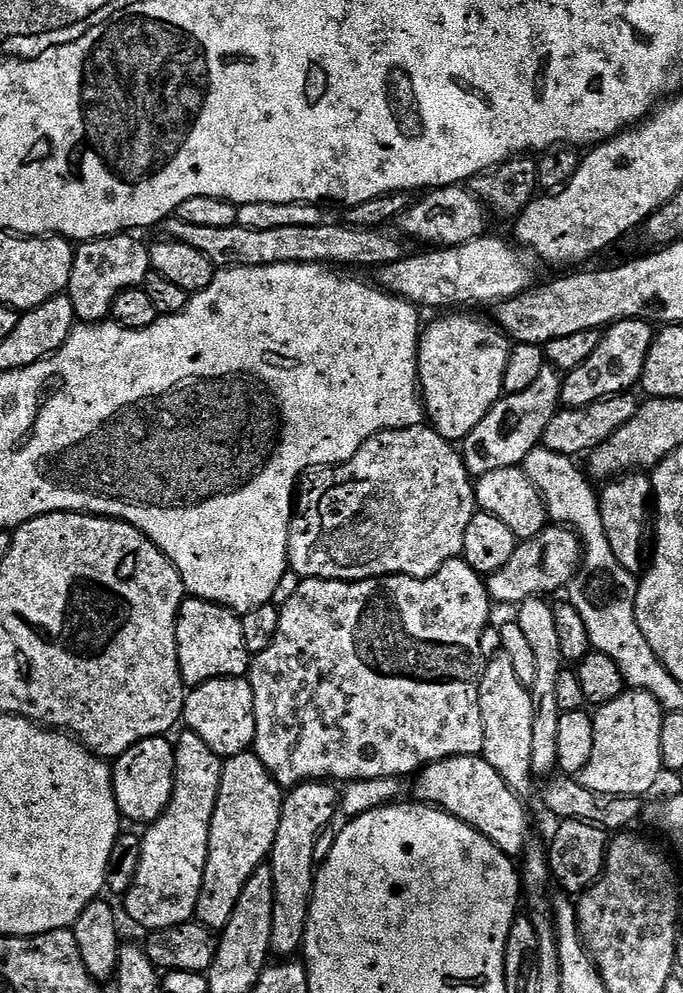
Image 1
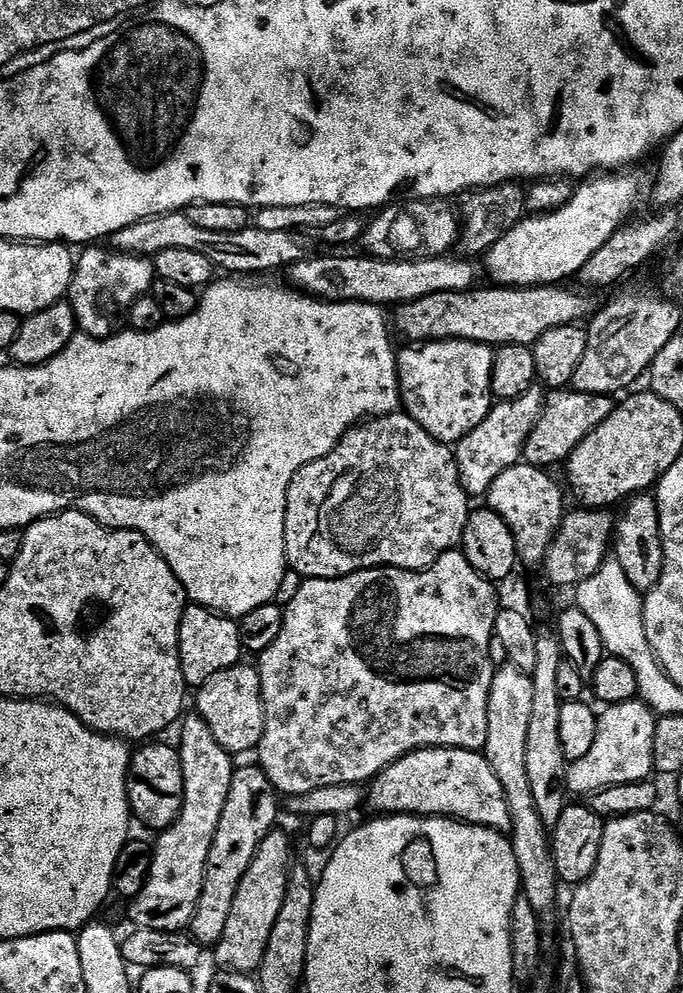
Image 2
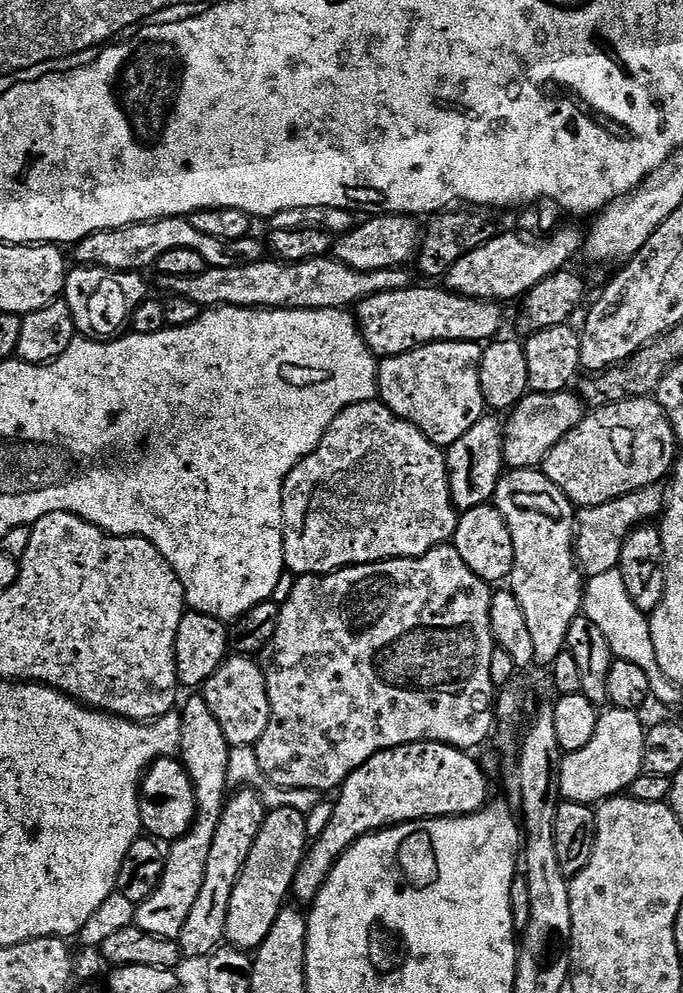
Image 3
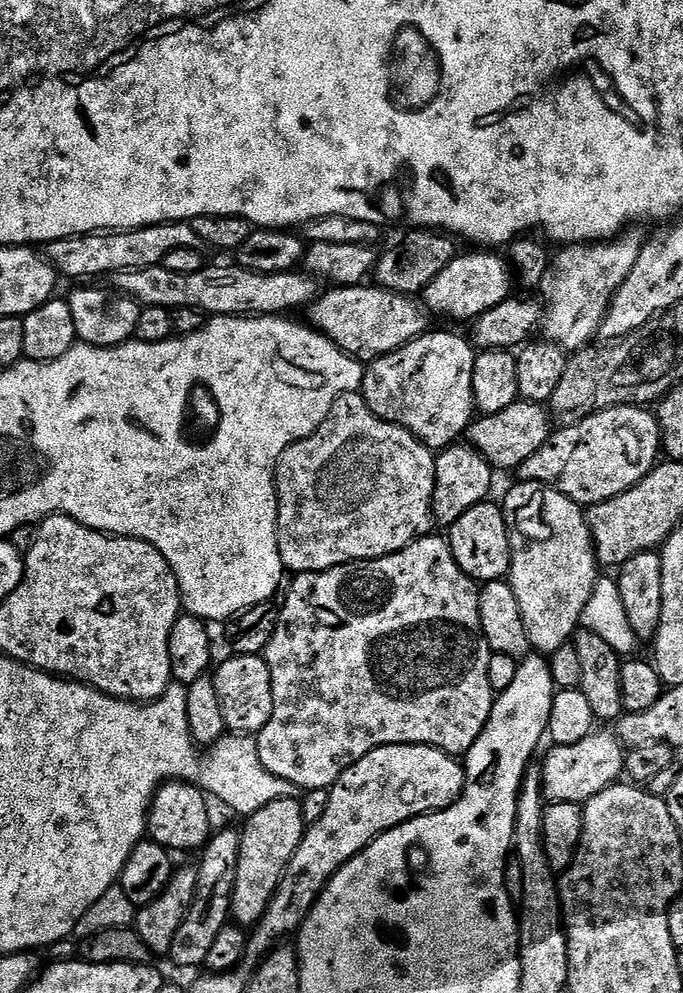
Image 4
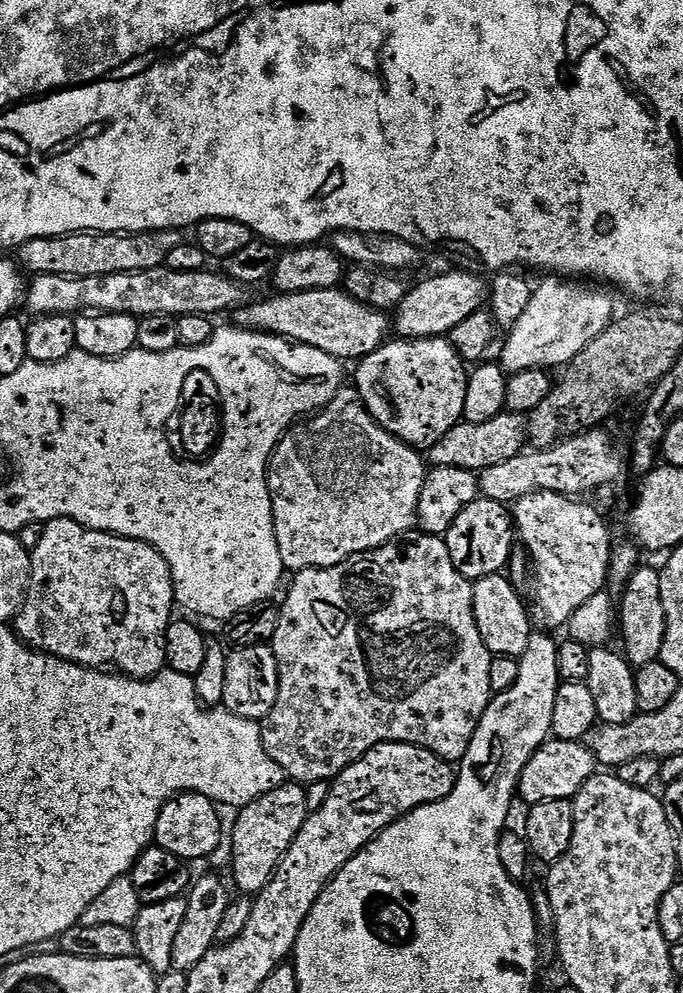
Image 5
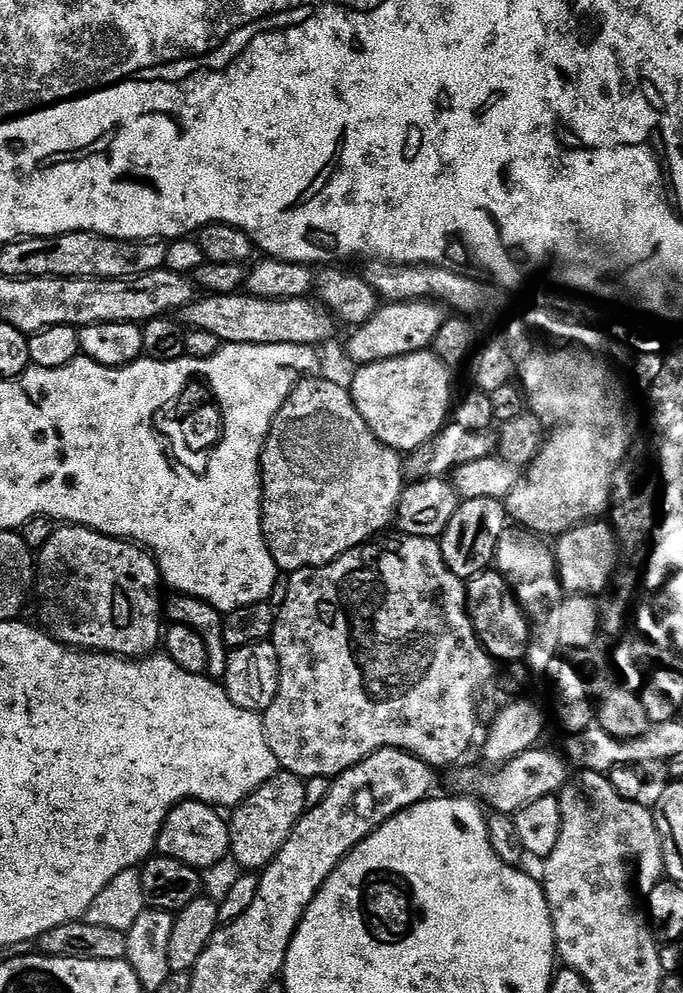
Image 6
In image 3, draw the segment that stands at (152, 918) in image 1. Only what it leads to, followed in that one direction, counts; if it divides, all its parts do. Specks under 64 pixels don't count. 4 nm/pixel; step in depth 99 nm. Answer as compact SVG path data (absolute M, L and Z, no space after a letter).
M203 695L189 696L192 697L185 702L184 708L182 704L179 709L182 734L178 759L184 765L184 770L194 786L196 821L192 823L186 835L167 849L168 861L158 890L154 890L154 894L150 894L146 902L136 905L135 927L146 930L146 934L160 936L163 940L176 940L186 918L190 918L190 910L202 890L202 878L206 878L206 858L210 858L210 846L214 842L214 834L218 834L218 822L222 818L226 793L230 788L230 745L226 734L222 734L222 726L218 726L218 718L214 718L210 706L206 706Z

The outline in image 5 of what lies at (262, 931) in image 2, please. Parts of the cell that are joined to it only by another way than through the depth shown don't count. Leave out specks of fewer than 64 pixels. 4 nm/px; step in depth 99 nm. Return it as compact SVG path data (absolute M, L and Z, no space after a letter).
M286 782L270 794L262 794L254 802L235 813L236 825L232 828L232 880L237 893L252 898L272 881L276 867L284 861L294 838L308 820L308 790L299 782Z

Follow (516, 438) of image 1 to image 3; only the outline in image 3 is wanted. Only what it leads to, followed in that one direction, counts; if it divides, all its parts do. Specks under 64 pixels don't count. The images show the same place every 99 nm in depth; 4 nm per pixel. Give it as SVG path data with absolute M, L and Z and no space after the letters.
M485 414L458 442L454 442L446 450L448 461L448 481L450 482L450 498L452 504L461 513L471 508L483 508L495 497L500 477L505 471L504 462L504 429L505 425L495 420L492 414Z

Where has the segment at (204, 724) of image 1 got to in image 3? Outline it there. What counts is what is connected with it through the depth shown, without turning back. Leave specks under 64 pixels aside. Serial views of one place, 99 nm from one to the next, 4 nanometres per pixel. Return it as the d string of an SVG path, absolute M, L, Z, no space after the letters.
M232 654L220 665L220 669L202 685L206 706L210 706L222 734L226 734L232 748L251 748L266 734L270 722L270 698L263 667L255 659Z

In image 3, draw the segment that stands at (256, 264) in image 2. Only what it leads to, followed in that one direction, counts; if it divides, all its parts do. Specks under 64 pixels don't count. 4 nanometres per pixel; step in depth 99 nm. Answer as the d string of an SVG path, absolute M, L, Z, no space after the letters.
M167 216L165 220L148 220L144 224L131 224L125 228L102 230L79 240L71 249L77 265L85 268L108 268L112 272L134 272L151 269L170 250L189 248L202 254L209 268L233 268L234 266L250 266L254 262L265 259L266 248L255 240L255 235L237 240L210 238L210 234L201 234L190 226L187 218Z

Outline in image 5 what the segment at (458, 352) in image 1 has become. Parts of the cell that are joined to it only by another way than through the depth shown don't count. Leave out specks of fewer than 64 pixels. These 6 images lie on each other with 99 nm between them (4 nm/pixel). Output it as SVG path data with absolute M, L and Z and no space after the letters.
M396 338L386 342L374 354L364 357L355 365L354 387L360 394L364 409L376 419L376 425L384 428L392 436L397 436L404 444L417 450L432 448L446 434L450 434L464 420L466 406L466 386L470 375L464 359L456 353L451 342L444 338L431 340L406 340Z

